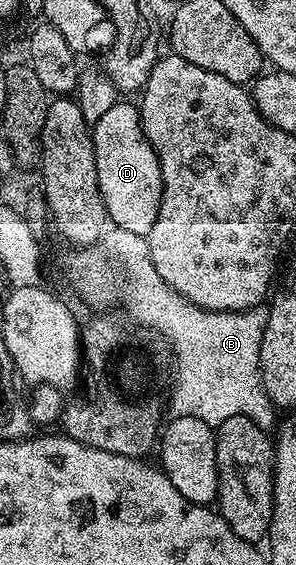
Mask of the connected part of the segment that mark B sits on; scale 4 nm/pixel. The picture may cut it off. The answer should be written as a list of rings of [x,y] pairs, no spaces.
[[[119,226],[107,228],[102,233],[100,241],[90,246],[71,249],[70,252],[71,254],[66,258],[66,274],[83,300],[95,306],[93,308],[95,311],[106,312],[122,305],[121,309],[125,317],[131,323],[139,327],[147,326],[142,328],[166,339],[172,351],[173,365],[175,367],[178,365],[178,371],[175,372],[174,378],[172,374],[172,385],[169,387],[171,390],[168,410],[173,417],[196,416],[196,420],[204,420],[204,424],[217,428],[221,422],[232,416],[248,416],[248,420],[260,424],[262,430],[270,432],[275,429],[276,410],[266,395],[260,368],[260,344],[264,340],[267,316],[265,309],[231,312],[205,310],[192,304],[187,298],[180,296],[180,292],[164,284],[160,272],[156,272],[152,264],[145,238],[136,236],[136,232],[128,232]]]

